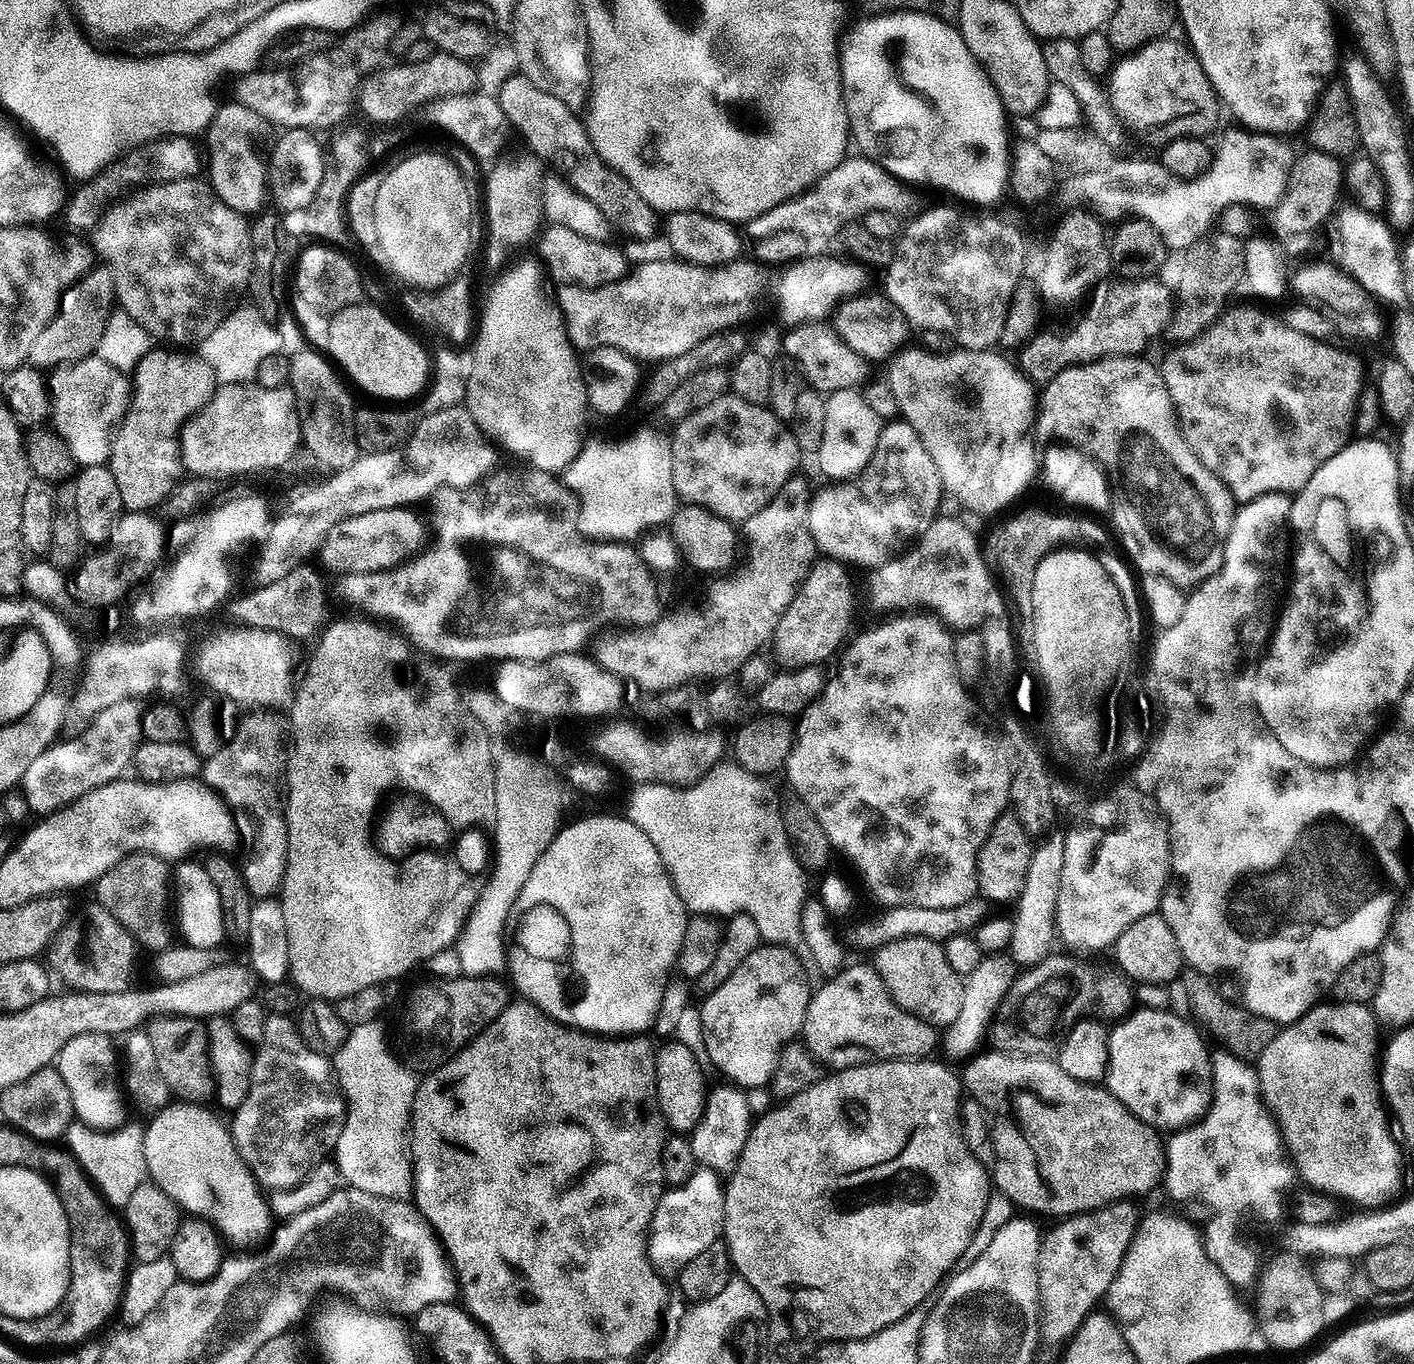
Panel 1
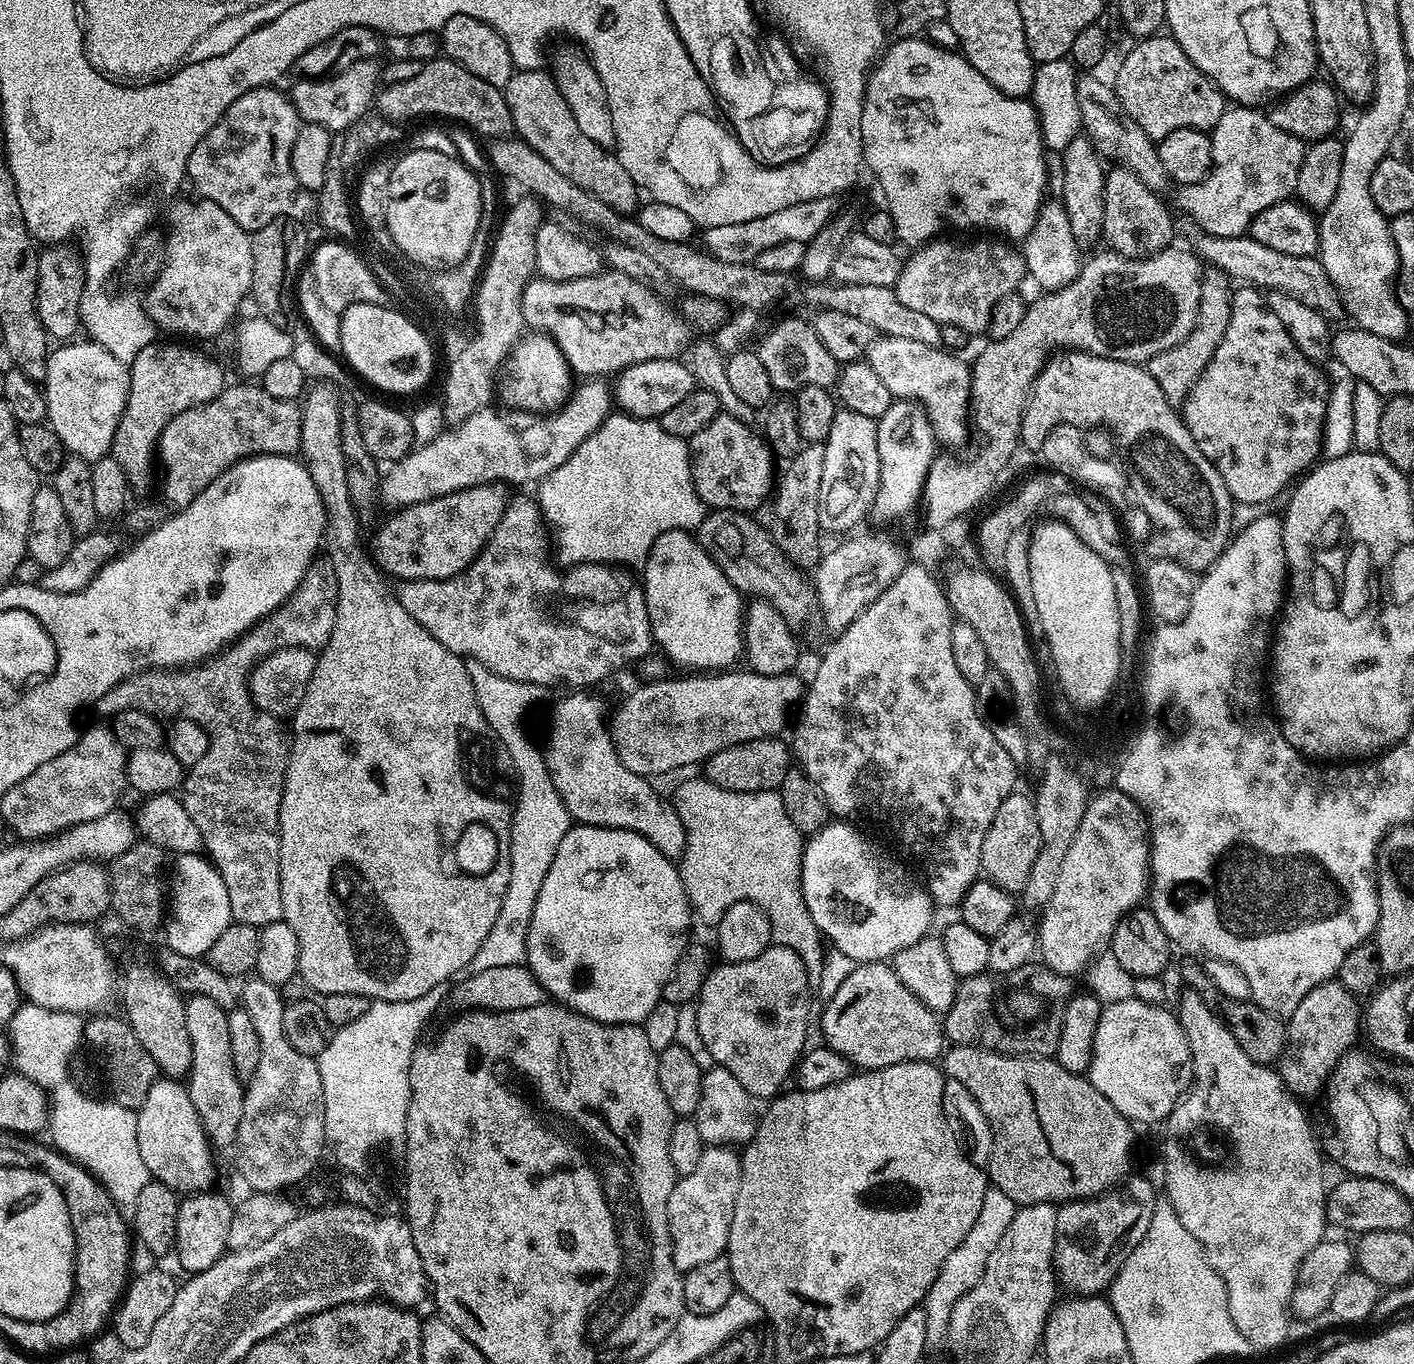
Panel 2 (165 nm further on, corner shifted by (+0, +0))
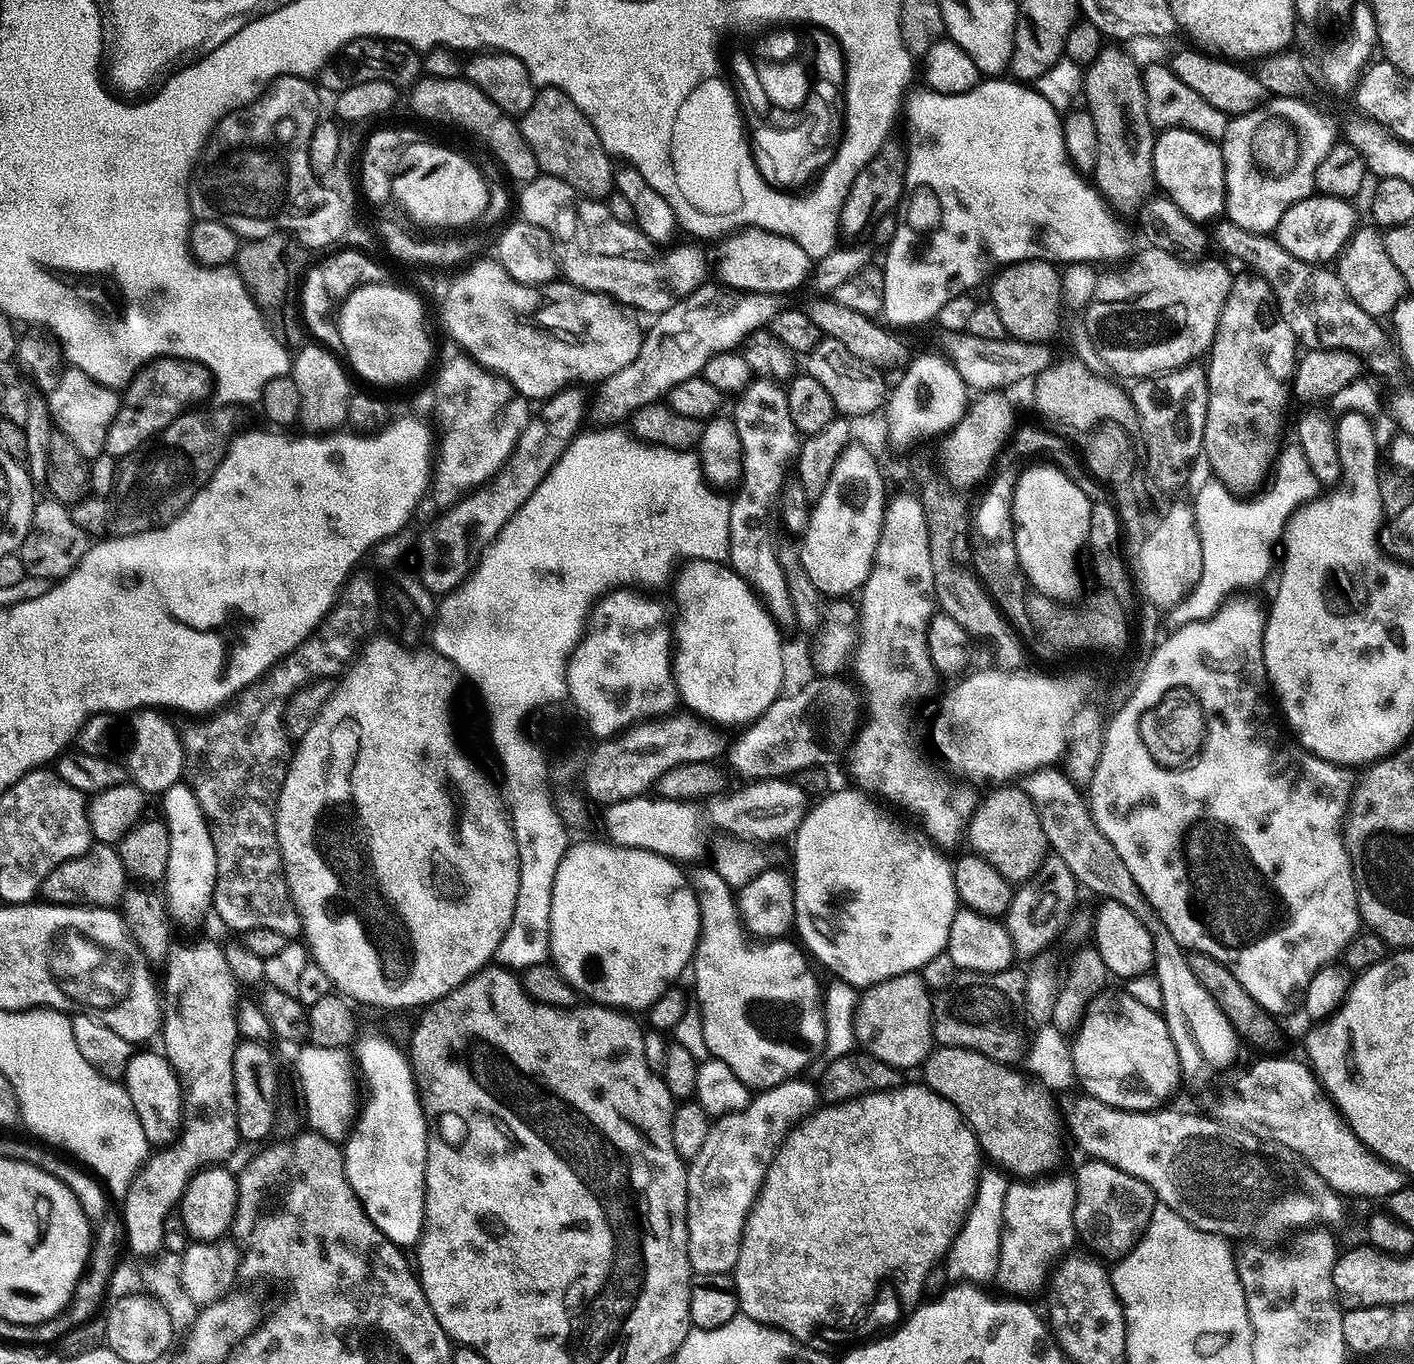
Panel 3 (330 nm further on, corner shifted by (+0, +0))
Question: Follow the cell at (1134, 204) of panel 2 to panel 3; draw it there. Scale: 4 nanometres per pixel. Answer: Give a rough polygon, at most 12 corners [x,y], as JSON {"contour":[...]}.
{"contour":[[1102,47],[1082,100],[1094,183],[1132,208],[1153,195],[1158,132],[1137,57]]}

